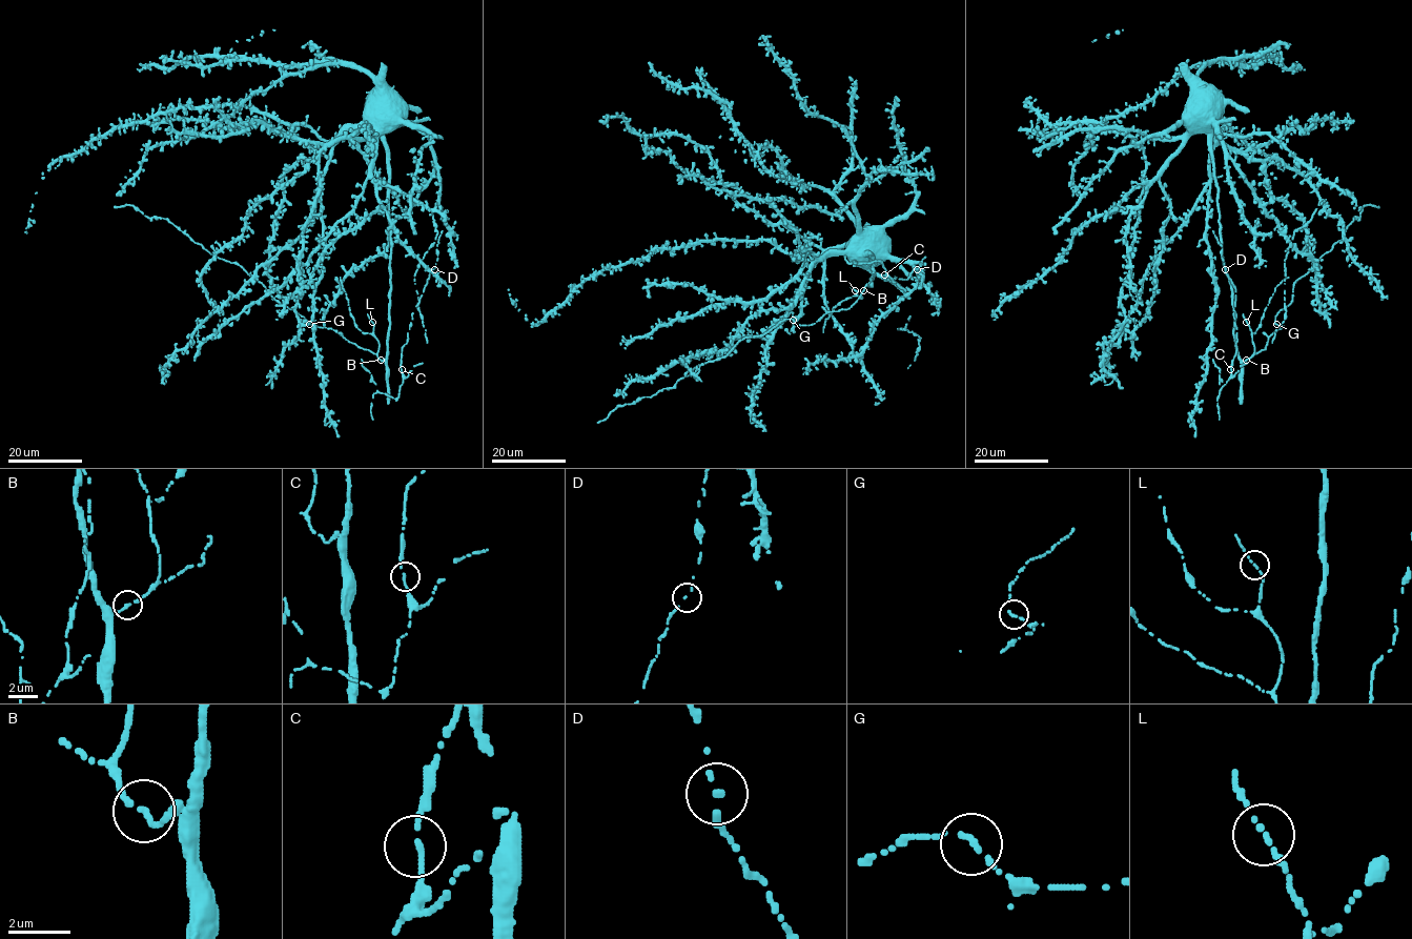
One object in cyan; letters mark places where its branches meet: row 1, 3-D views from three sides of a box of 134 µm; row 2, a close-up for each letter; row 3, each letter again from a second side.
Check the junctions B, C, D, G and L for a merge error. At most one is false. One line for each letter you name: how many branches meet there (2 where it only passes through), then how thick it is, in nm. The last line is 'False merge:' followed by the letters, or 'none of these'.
False merge: none of these

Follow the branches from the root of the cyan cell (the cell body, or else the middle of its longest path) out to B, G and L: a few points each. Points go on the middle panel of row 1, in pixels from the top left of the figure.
B: (875, 226), (866, 250), (875, 265), (874, 274), (863, 290)
G: (875, 226), (866, 250), (874, 274), (856, 301), (809, 325), (792, 320)
L: (875, 226), (866, 250), (875, 265), (873, 278), (861, 292), (861, 299), (856, 296), (855, 290)

